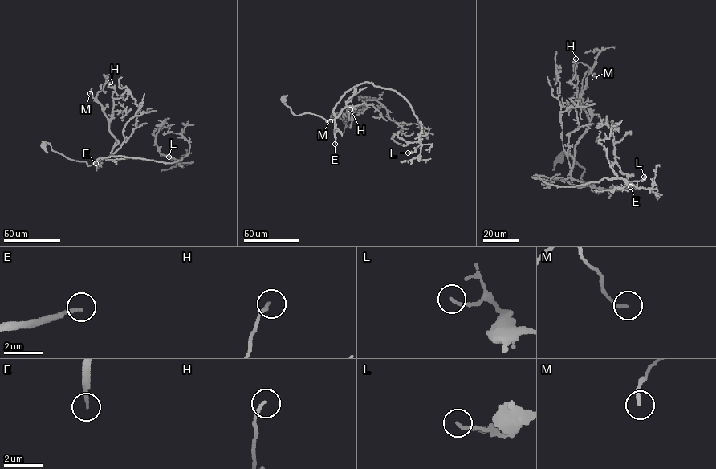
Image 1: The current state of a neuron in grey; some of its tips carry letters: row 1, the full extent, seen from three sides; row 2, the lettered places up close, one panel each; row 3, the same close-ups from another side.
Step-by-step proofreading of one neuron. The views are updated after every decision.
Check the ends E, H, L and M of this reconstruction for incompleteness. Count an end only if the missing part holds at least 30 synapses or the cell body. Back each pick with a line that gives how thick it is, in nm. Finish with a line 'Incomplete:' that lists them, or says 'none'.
E: 150 nm
Incomplete: E

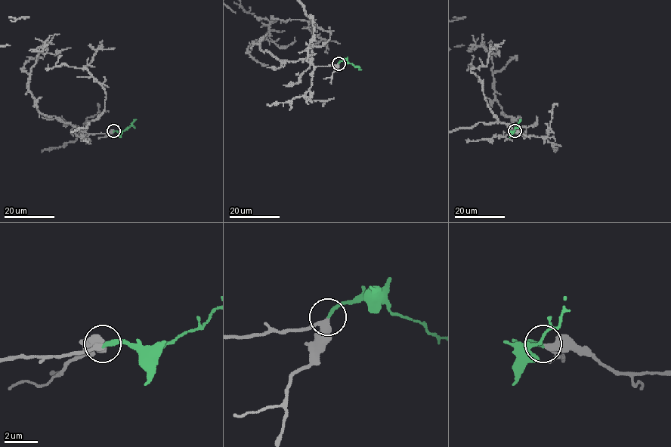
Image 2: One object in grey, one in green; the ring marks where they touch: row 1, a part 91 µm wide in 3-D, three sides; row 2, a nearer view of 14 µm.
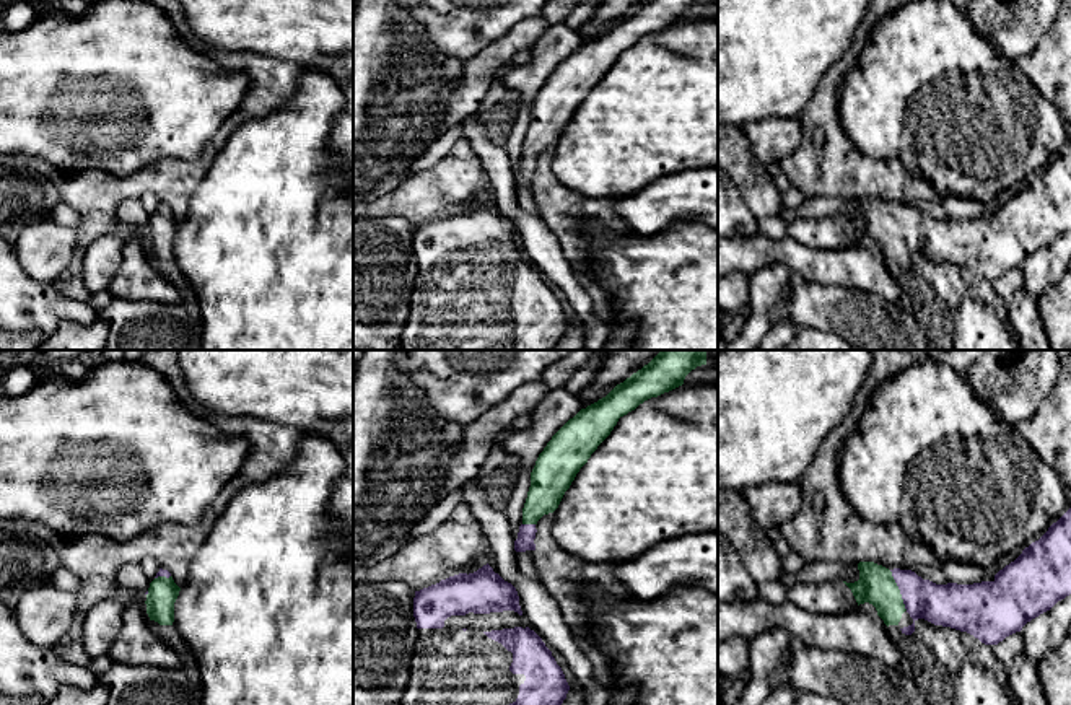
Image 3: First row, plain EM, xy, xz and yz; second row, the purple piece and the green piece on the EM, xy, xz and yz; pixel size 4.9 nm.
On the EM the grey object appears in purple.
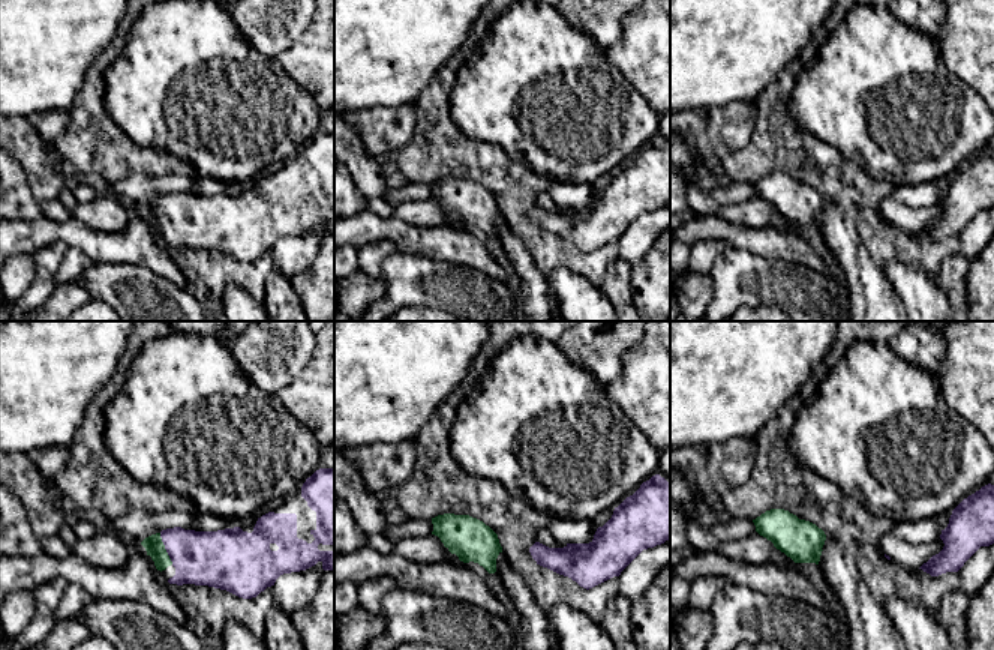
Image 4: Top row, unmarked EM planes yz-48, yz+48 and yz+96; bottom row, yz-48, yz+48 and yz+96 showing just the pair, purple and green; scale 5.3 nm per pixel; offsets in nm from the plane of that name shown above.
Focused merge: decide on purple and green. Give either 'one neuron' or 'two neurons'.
one neuron

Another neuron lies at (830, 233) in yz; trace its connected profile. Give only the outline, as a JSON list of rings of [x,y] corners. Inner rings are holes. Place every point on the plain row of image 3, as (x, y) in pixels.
[[[840,215],[820,220],[798,217],[788,223],[788,236],[807,247],[825,251],[838,251],[858,243],[851,225]]]

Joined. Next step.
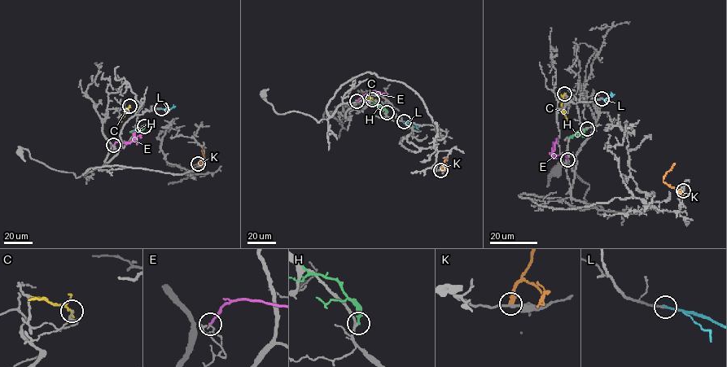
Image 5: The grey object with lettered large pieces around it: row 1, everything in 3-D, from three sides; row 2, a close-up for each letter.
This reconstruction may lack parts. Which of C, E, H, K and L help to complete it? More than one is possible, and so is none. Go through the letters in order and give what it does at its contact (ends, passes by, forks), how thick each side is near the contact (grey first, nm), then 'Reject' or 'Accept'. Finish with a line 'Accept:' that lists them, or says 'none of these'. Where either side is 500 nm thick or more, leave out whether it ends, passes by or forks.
C: It ends there. Thickness 130 nm (grey) against 200 nm. Reject
E: It ends there. Thickness 80 nm (grey) against 170 nm. Reject
H: It ends there. Thickness 180 nm (grey) against 200 nm. Reject
K: It ends there. Thickness 200 nm (grey) against 420 nm. Reject
L: It ends there. Thickness 200 nm (grey) against 170 nm. Accept
Accept: L

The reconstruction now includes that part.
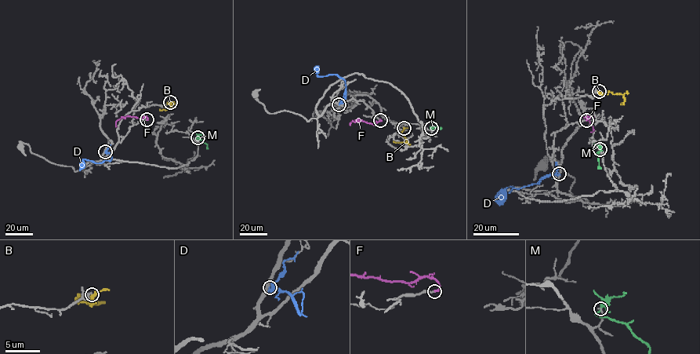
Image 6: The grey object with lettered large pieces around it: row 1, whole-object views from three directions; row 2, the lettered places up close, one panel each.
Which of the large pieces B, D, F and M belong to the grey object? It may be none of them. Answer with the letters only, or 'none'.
F

